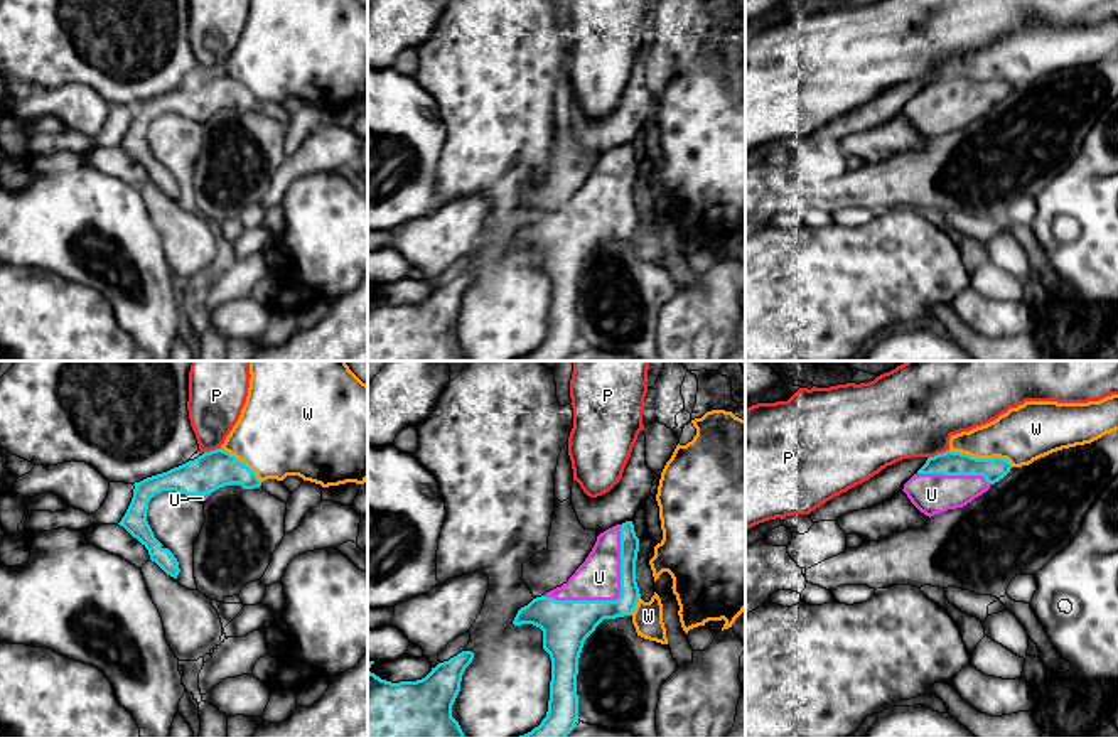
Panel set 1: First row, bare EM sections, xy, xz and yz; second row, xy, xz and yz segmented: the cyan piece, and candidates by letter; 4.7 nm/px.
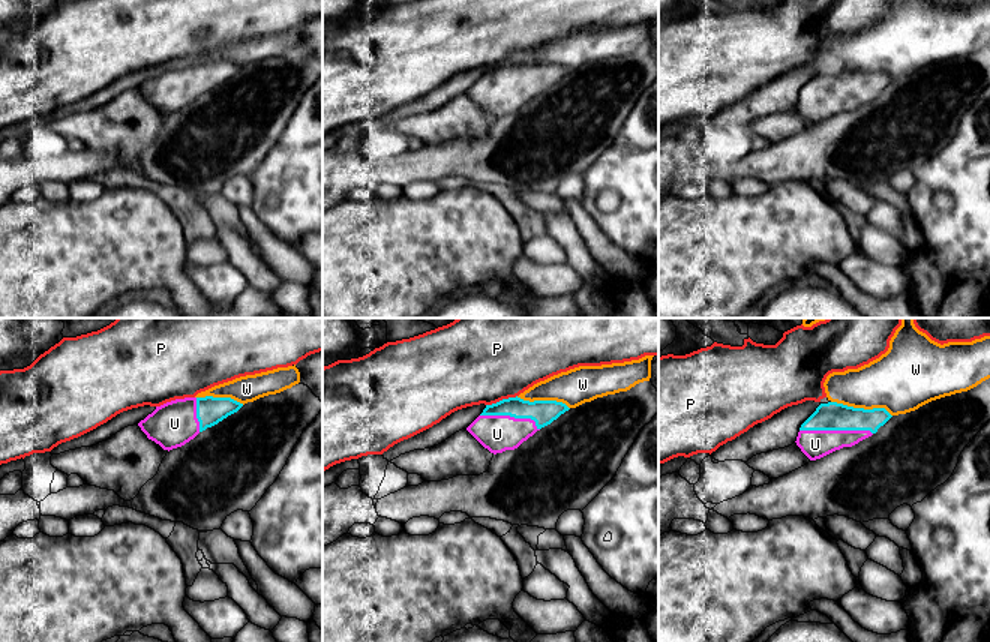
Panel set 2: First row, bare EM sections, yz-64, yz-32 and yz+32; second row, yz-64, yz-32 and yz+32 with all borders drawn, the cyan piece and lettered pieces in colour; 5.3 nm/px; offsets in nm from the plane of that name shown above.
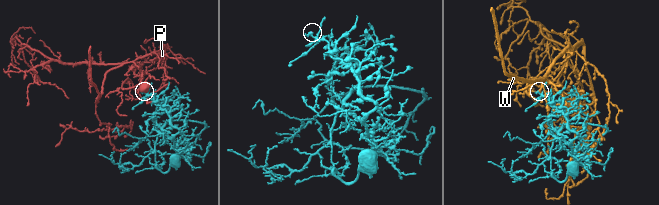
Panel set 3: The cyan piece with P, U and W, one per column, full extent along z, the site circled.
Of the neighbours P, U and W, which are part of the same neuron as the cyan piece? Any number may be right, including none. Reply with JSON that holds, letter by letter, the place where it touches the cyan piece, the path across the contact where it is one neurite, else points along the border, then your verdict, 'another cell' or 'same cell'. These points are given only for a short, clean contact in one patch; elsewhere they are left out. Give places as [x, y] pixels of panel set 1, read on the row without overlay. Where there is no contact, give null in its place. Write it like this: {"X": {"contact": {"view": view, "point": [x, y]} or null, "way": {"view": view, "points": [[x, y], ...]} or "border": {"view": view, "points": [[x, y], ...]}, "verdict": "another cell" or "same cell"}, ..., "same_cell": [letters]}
{"P": {"contact": {"view": "yz", "point": [938, 76]}, "verdict": "another cell"}, "U": {"contact": {"view": "xz", "point": [618, 221]}, "verdict": "same cell"}, "W": {"contact": {"view": "yz", "point": [982, 81]}, "verdict": "another cell"}, "same_cell": ["U"]}

